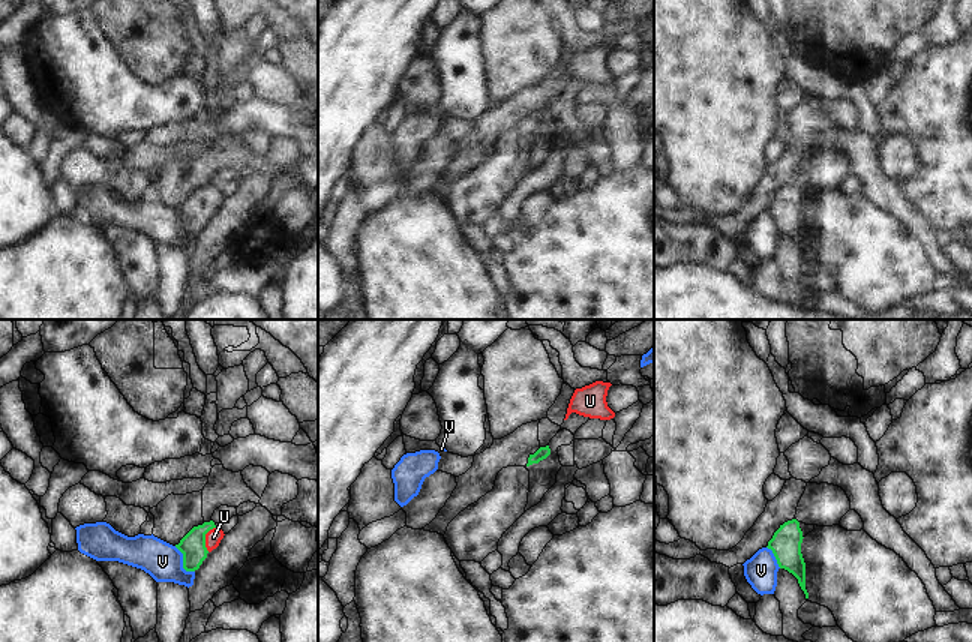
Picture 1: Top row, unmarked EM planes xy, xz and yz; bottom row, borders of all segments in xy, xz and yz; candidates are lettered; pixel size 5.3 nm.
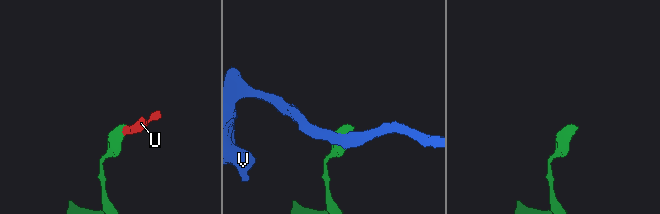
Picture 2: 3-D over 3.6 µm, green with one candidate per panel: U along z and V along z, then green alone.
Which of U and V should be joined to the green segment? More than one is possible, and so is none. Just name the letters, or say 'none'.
U

